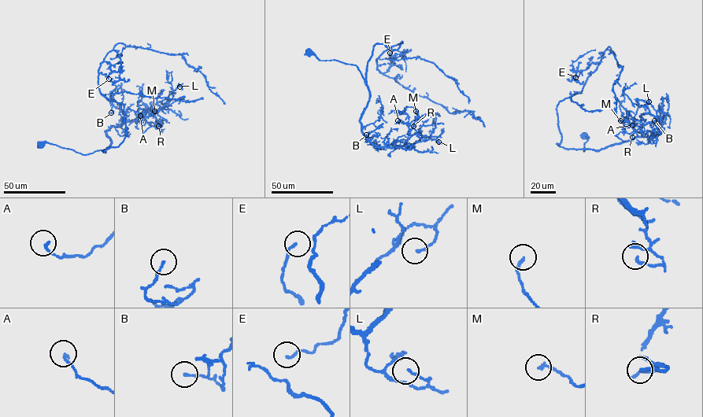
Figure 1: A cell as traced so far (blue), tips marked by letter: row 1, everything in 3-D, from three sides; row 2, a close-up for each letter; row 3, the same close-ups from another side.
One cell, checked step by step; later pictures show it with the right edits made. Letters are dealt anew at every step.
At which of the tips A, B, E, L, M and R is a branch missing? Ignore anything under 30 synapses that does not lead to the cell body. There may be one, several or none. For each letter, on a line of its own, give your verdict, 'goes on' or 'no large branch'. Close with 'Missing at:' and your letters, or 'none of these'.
A: no large branch
B: no large branch
E: no large branch
L: no large branch
M: no large branch
R: no large branch
Missing at: none of these

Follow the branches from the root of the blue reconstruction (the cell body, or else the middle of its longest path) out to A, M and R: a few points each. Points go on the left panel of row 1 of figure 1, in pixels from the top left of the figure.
A: (40, 145), (85, 155), (105, 150), (112, 127), (149, 108), (156, 113), (140, 116)
M: (40, 145), (85, 155), (105, 150), (112, 142), (105, 131), (154, 111)
R: (40, 145), (46, 142), (85, 155), (105, 150), (112, 142), (105, 131), (149, 108), (158, 126)

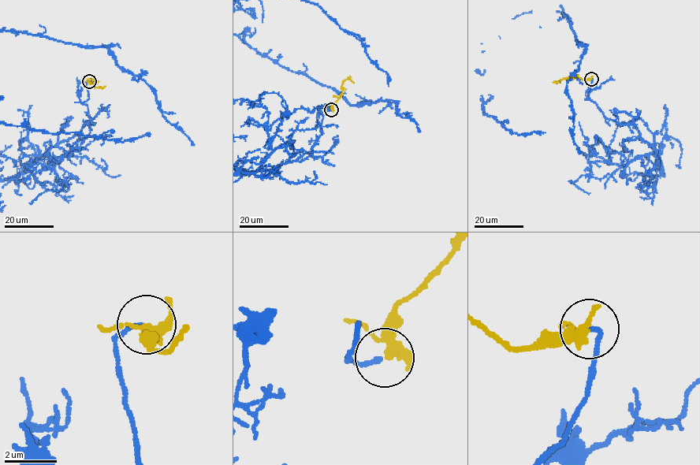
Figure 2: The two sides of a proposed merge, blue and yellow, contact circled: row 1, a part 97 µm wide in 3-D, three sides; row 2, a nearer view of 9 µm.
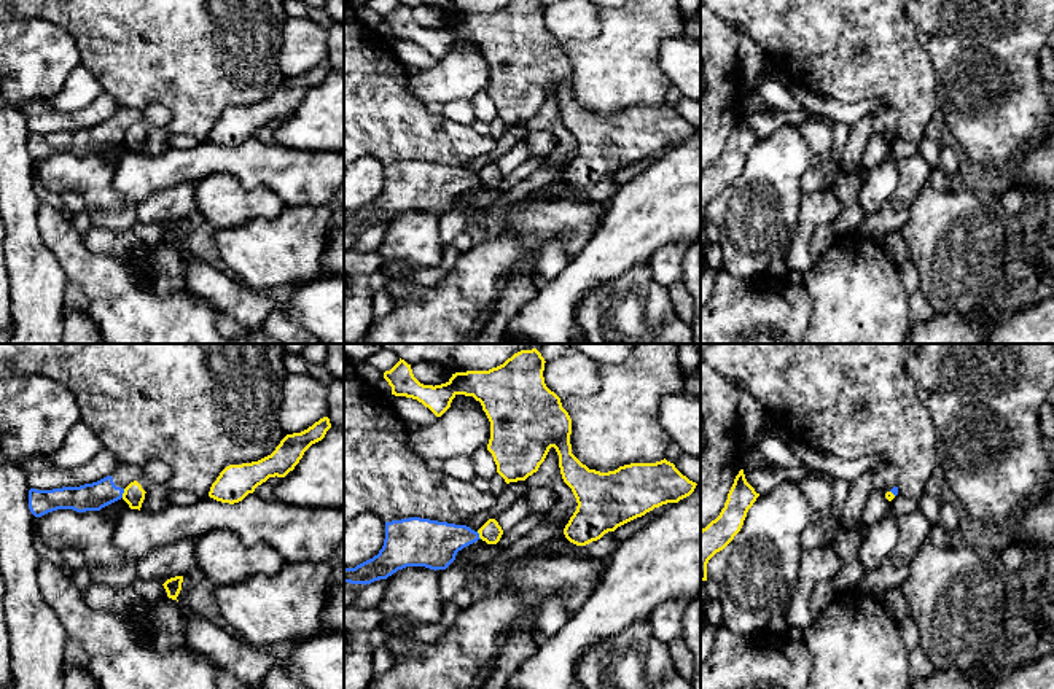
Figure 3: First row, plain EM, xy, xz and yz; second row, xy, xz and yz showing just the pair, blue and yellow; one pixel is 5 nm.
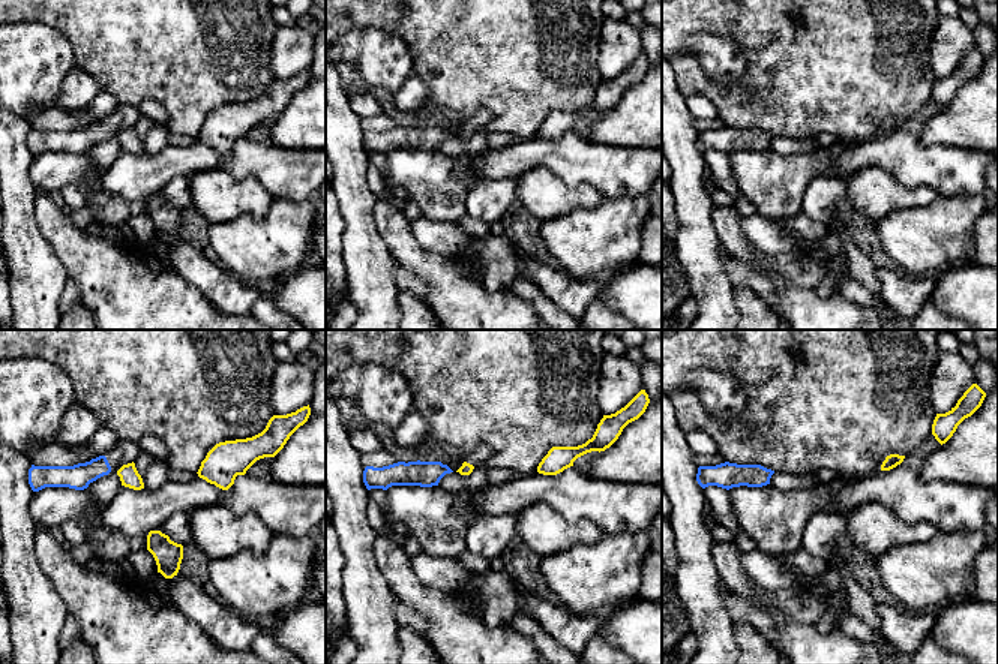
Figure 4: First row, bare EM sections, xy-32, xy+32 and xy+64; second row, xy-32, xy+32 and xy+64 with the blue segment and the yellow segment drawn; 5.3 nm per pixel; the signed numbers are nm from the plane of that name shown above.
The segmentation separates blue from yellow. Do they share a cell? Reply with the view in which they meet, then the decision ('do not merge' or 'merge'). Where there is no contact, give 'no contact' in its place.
meets blue in xy; do not merge

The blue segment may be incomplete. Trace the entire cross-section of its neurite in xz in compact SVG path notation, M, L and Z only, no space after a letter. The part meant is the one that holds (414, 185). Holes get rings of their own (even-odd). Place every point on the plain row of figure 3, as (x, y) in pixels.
M420 161L385 165L385 183L379 197L355 212L344 210L344 226L366 229L406 210L446 213L459 194L478 183L479 177L466 169Z

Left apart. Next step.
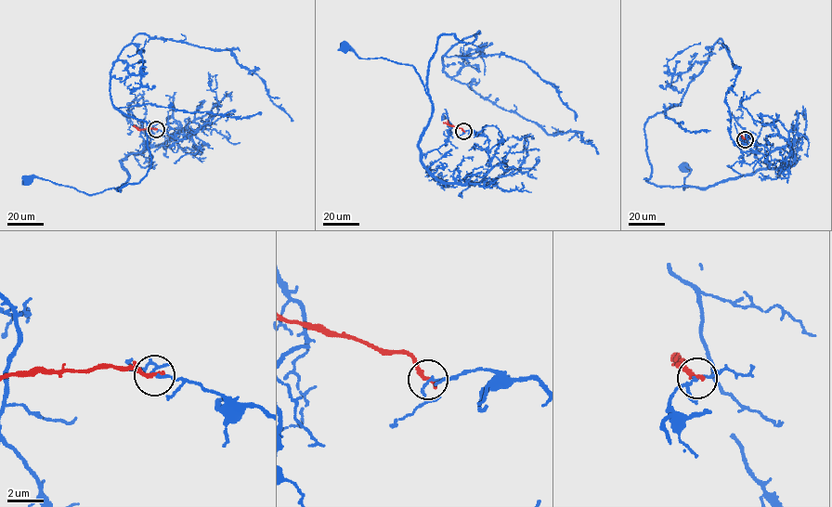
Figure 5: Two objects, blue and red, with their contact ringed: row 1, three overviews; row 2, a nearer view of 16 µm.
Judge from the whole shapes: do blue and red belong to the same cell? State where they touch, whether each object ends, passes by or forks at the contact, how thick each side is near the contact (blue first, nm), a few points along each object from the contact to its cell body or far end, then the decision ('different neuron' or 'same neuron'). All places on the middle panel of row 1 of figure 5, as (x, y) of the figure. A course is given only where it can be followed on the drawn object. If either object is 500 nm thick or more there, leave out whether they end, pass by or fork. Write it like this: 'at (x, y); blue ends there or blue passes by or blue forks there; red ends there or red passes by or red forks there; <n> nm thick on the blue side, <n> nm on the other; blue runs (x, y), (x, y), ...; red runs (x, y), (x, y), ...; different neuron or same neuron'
at (463, 131); blue passes by; red ends there; 120 nm thick on the blue side, 260 nm on the other; blue runs (463, 131), (487, 137), (491, 168), (474, 184), (440, 181), (421, 158), (432, 106), (415, 69), (344, 46); red runs (463, 131), (443, 123); different neuron

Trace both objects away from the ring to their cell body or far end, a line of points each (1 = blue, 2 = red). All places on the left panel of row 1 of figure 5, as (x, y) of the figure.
1: (155, 129), (193, 135), (185, 127), (130, 154), (119, 188), (87, 194), (26, 180)
2: (155, 129), (139, 129), (133, 126)

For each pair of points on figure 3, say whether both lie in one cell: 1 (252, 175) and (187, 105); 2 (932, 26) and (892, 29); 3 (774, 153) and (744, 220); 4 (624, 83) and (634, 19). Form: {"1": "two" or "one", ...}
{"1": "two", "2": "two", "3": "one", "4": "one"}

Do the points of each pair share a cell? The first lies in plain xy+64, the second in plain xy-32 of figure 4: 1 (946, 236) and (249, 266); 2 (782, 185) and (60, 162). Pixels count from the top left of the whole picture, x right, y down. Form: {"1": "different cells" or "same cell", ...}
{"1": "same cell", "2": "same cell"}

